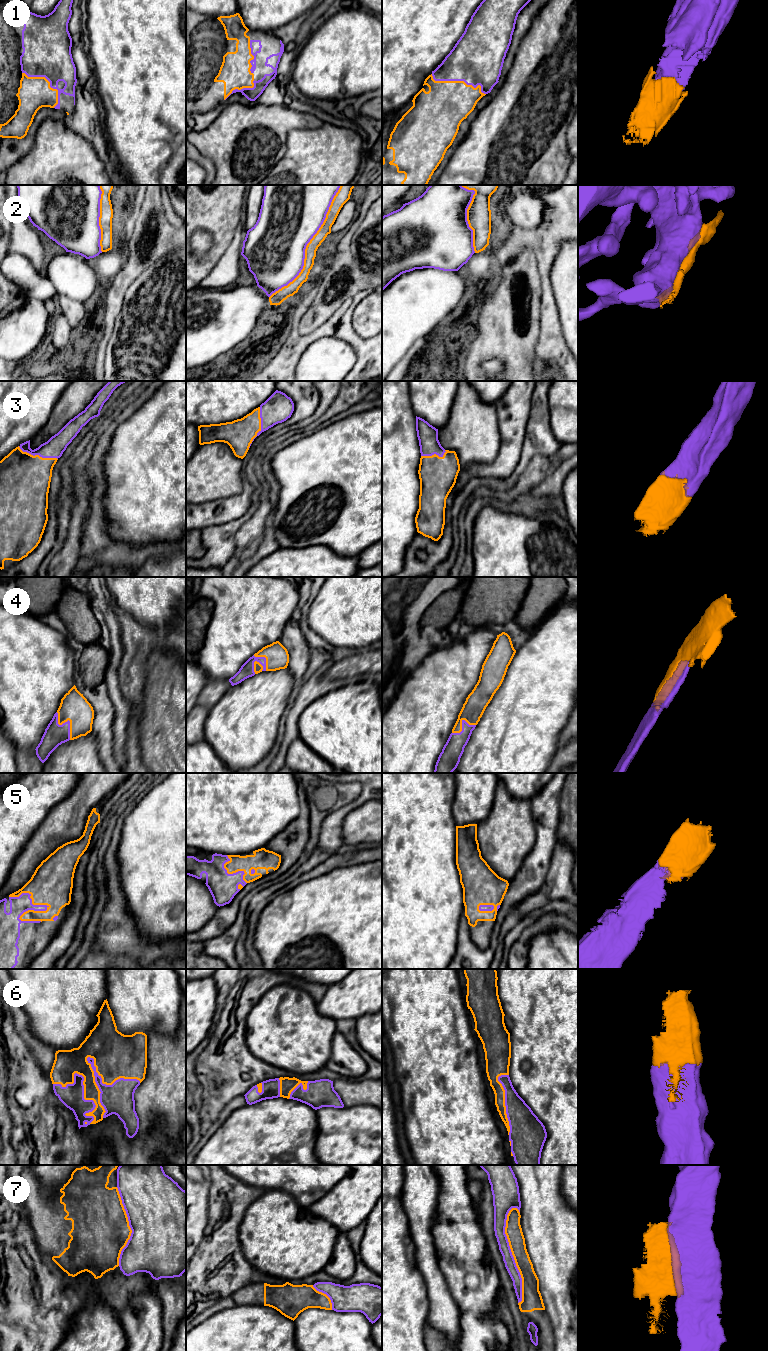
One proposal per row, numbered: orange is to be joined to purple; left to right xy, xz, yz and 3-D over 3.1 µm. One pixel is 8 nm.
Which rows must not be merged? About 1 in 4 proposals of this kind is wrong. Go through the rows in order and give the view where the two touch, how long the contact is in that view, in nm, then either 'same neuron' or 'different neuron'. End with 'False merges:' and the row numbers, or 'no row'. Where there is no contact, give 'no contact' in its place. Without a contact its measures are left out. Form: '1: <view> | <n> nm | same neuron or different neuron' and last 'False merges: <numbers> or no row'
1: yz | 460 nm | same neuron
2: xz | 1050 nm | different neuron
3: xz | 340 nm | same neuron
4: xy | 260 nm | same neuron
5: xy | 340 nm | same neuron
6: xy | 500 nm | same neuron
7: yz | 800 nm | different neuron
False merges: 2, 7

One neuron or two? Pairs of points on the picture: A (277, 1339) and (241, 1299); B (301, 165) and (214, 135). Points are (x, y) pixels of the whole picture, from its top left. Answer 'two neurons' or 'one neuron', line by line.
A: two neurons
B: two neurons

